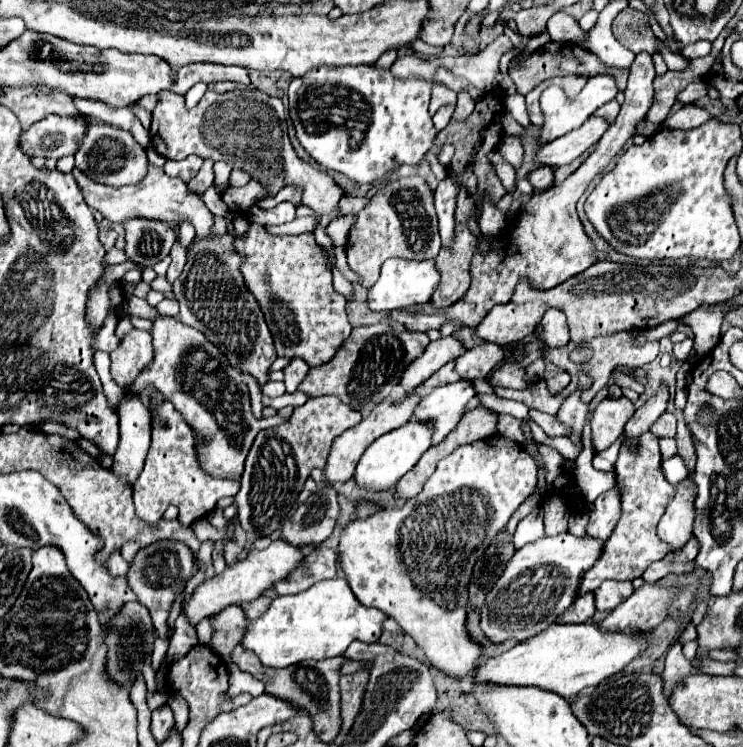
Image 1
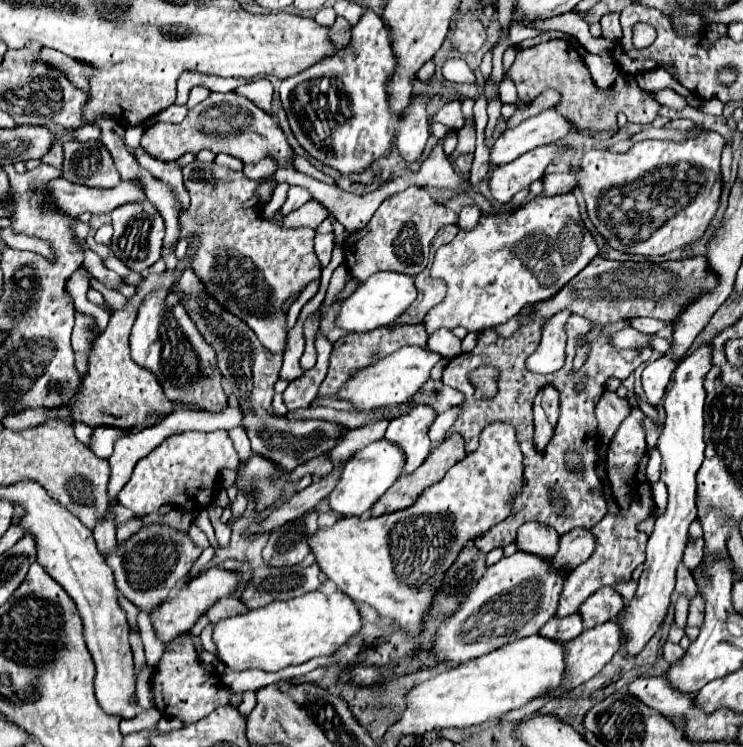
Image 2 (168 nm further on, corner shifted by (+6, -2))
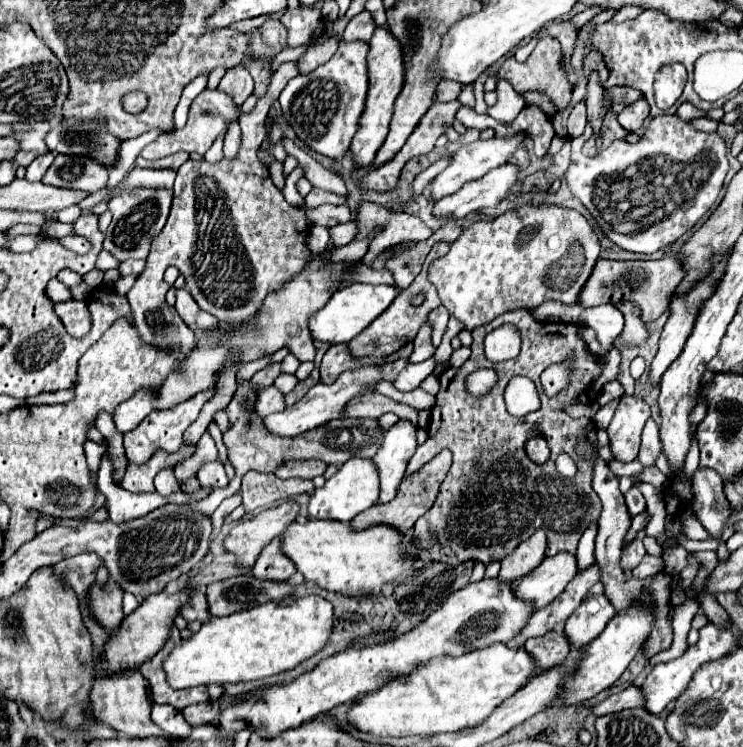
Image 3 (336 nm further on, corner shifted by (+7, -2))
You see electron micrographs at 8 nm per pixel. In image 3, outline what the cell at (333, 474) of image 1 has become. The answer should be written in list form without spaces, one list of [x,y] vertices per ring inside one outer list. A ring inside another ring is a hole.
[[[285,501],[275,509],[261,511],[253,519],[239,521],[225,537],[227,553],[233,553],[237,557],[235,565],[241,569],[253,567],[261,549],[273,537],[279,537],[289,527],[289,523],[295,521],[297,511],[299,505],[295,501]]]

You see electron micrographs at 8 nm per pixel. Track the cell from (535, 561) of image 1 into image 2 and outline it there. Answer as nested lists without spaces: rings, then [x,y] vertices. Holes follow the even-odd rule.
[[[516,551],[512,557],[502,557],[498,563],[488,567],[484,577],[462,601],[458,611],[452,617],[448,617],[446,623],[440,627],[438,637],[434,641],[434,653],[430,657],[420,655],[414,661],[400,661],[394,667],[394,671],[360,665],[354,667],[348,677],[344,675],[344,681],[354,681],[360,685],[376,683],[390,679],[392,673],[406,673],[418,667],[432,667],[440,661],[460,665],[468,659],[488,655],[490,651],[506,643],[534,635],[548,619],[556,615],[558,595],[562,593],[564,581],[566,579],[562,579],[562,575],[554,575],[554,571],[550,571],[550,559],[538,559],[538,555],[528,555],[526,551]]]

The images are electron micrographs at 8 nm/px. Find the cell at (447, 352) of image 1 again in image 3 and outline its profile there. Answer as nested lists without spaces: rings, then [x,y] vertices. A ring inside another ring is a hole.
[[[361,367],[361,369],[355,369],[355,371],[345,371],[343,375],[339,375],[339,379],[335,383],[331,383],[331,385],[317,383],[293,407],[287,407],[281,413],[265,417],[263,425],[265,425],[267,433],[273,433],[277,437],[297,437],[297,435],[303,435],[305,431],[311,431],[313,427],[319,427],[319,425],[323,425],[323,423],[327,423],[331,419],[341,419],[343,409],[349,403],[349,399],[353,399],[359,393],[365,393],[367,391],[367,387],[365,387],[367,383],[377,383],[377,381],[381,381],[379,367]]]

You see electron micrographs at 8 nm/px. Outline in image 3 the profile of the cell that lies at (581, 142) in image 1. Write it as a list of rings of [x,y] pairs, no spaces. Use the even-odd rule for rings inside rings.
[[[501,165],[481,179],[465,183],[461,191],[437,201],[433,205],[433,217],[435,219],[463,219],[465,215],[483,209],[483,207],[495,207],[509,195],[509,187],[515,183],[517,167],[515,165]]]

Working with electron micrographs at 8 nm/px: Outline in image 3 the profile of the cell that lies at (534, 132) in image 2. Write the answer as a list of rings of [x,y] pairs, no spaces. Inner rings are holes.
[[[517,135],[517,137],[511,137],[511,139],[497,139],[497,137],[493,137],[493,139],[489,139],[489,141],[481,141],[481,139],[479,139],[479,141],[475,141],[475,143],[469,143],[469,145],[459,147],[455,153],[449,155],[449,165],[431,181],[431,185],[429,185],[431,197],[433,197],[435,201],[439,201],[439,199],[443,199],[445,195],[451,195],[451,193],[455,193],[457,189],[461,189],[467,181],[479,179],[479,177],[483,177],[487,171],[491,171],[491,169],[503,165],[505,159],[509,159],[509,157],[515,153],[515,149],[517,149],[523,141],[525,141],[525,135]]]

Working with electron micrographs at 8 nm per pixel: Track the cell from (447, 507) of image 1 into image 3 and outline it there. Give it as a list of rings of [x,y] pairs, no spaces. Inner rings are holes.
[[[311,519],[305,525],[291,523],[281,535],[281,553],[289,557],[305,581],[313,581],[327,591],[353,591],[367,589],[379,593],[381,585],[399,577],[417,575],[423,569],[423,561],[417,559],[417,547],[413,547],[413,529],[405,535],[393,531],[393,527],[375,525],[363,531],[351,531],[349,523]],[[409,549],[409,559],[403,561],[403,553]]]

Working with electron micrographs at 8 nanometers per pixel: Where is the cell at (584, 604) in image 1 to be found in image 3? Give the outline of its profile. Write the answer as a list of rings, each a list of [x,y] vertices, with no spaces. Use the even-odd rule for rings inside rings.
[[[549,631],[537,639],[529,639],[525,643],[525,649],[529,649],[529,655],[533,655],[533,659],[537,659],[537,675],[541,675],[541,671],[549,671],[549,667],[557,667],[557,663],[565,663],[571,651],[567,637],[555,631]]]

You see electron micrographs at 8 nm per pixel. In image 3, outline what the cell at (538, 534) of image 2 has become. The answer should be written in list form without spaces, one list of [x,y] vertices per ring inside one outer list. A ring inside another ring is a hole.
[[[535,531],[527,541],[523,541],[511,555],[507,555],[501,561],[499,579],[505,585],[511,585],[513,581],[525,577],[529,571],[533,571],[545,557],[547,539],[543,531]]]

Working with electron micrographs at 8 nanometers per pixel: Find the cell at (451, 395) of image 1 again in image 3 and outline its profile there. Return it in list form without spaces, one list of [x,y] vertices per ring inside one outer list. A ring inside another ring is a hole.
[[[397,421],[385,435],[385,441],[377,455],[373,457],[373,463],[379,471],[379,499],[377,503],[387,503],[395,497],[395,491],[405,475],[405,467],[409,463],[409,457],[417,449],[417,427],[409,421]]]

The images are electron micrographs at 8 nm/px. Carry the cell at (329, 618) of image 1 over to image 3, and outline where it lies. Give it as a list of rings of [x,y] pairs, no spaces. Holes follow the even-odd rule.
[[[287,597],[227,617],[211,617],[199,633],[183,639],[163,663],[173,689],[239,683],[277,675],[313,657],[327,643],[333,629],[333,607],[323,597]]]

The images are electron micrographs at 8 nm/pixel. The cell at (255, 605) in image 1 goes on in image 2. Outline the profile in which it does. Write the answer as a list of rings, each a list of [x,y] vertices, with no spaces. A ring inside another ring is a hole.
[[[226,597],[226,599],[216,601],[216,603],[206,611],[206,617],[208,617],[212,623],[216,623],[216,621],[220,621],[220,619],[224,619],[224,617],[234,617],[234,615],[240,615],[240,613],[244,613],[244,611],[248,611],[248,607],[246,607],[240,599],[236,599],[236,597]]]

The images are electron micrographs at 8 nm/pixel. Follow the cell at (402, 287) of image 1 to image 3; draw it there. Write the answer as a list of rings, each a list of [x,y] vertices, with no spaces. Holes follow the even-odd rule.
[[[351,283],[349,287],[343,287],[329,299],[329,303],[319,309],[315,315],[309,319],[309,333],[313,341],[323,341],[329,345],[337,343],[349,343],[353,337],[357,337],[365,327],[377,319],[397,297],[397,289],[389,285],[367,285],[367,283]]]

